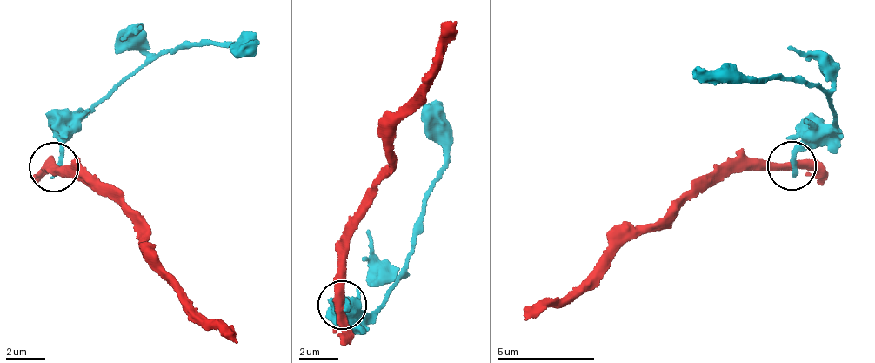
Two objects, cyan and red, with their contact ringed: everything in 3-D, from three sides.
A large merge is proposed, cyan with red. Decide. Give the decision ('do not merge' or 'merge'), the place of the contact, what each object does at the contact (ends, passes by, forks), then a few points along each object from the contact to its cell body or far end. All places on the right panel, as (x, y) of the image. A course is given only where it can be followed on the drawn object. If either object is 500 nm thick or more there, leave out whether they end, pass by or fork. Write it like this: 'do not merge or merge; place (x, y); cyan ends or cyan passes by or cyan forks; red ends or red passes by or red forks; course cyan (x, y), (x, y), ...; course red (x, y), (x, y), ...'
do not merge; place (791, 165); cyan ends; red passes by; course cyan (791, 167), (793, 154), (828, 132), (837, 114), (812, 83), (772, 77), (717, 84), (691, 68); course red (790, 166), (715, 176), (680, 194), (661, 223), (619, 231), (565, 301), (532, 304), (524, 319)

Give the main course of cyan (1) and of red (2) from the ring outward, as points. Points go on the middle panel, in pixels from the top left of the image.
1: (345, 303), (345, 299), (367, 312), (382, 305), (411, 246), (424, 193), (446, 161), (446, 124), (423, 103)
2: (341, 304), (350, 222), (372, 180), (390, 162), (391, 120), (414, 90), (439, 65), (439, 32), (457, 19)

